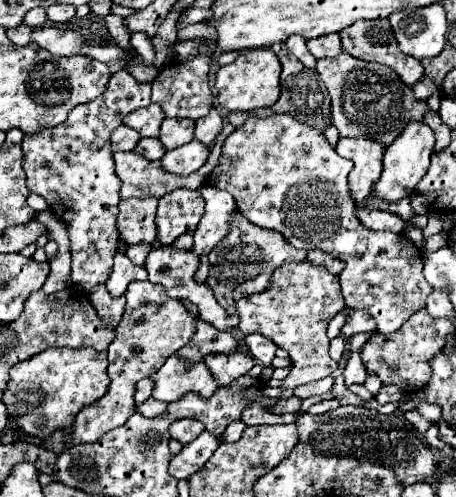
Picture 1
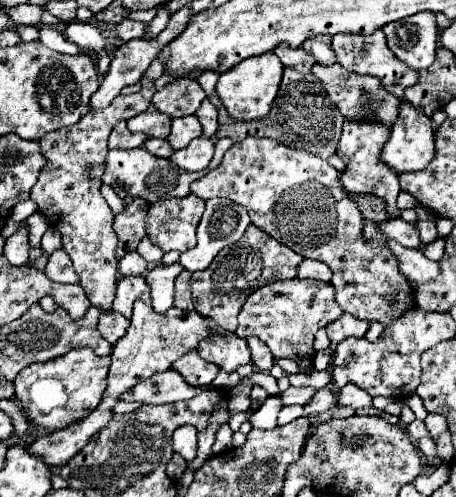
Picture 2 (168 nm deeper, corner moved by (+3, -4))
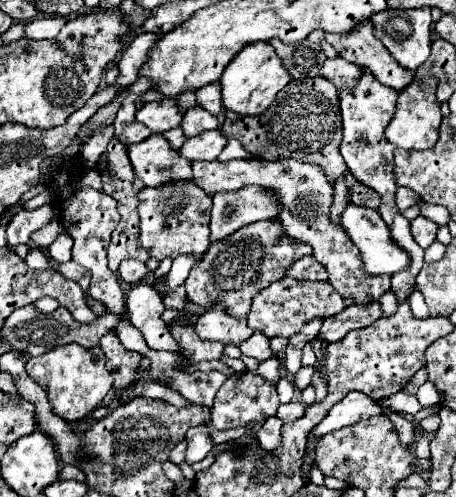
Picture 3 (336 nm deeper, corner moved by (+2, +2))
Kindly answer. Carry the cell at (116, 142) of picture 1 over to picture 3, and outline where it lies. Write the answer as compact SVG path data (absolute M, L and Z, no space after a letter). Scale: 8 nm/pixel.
M126 96L126 98L122 100L122 106L120 106L120 110L118 110L118 114L116 114L116 120L114 120L116 138L118 138L122 144L126 144L126 146L138 144L138 142L146 140L146 138L152 134L148 126L144 126L144 124L140 124L140 122L134 120L134 114L136 114L134 102L136 102L136 100L138 100L138 98Z

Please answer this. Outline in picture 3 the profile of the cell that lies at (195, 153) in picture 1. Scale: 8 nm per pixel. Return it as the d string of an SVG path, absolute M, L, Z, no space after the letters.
M208 130L194 138L188 138L180 148L180 154L190 162L216 160L226 144L228 144L228 138L222 134L222 130Z

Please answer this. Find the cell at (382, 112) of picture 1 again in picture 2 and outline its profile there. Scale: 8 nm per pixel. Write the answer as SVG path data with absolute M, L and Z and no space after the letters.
M315 64L311 68L311 72L323 82L329 98L341 110L345 120L351 120L351 122L377 122L377 124L385 124L385 126L393 126L393 122L397 120L397 114L401 110L401 100L395 94L389 94L385 90L385 86L381 86L379 78L349 72L341 64L331 64L331 66Z

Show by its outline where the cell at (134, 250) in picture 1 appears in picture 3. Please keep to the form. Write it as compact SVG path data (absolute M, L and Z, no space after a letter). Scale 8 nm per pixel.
M124 260L118 268L118 276L126 284L138 284L138 280L144 280L148 276L148 268L146 268L144 262Z

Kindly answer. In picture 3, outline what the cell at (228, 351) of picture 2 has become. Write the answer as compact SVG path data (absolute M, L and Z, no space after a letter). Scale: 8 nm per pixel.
M216 304L214 308L206 310L194 324L196 334L204 340L218 340L222 344L240 344L252 336L252 328L248 326L246 318L234 318L222 308L222 304Z

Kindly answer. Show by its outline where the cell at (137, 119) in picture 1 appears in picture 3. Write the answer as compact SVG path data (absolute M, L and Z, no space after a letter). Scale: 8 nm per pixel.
M174 100L148 102L136 112L136 120L148 126L154 134L162 134L170 128L180 126L182 116L184 116L184 110L178 108Z

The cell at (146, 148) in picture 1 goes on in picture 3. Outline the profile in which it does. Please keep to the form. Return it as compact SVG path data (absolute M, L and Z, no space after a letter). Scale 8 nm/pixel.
M178 126L178 128L174 128L174 130L164 132L164 136L166 136L166 140L170 142L170 146L172 146L172 148L176 148L176 150L180 150L180 146L186 142L186 136L184 136L184 132L182 132L182 128L180 128L180 126Z

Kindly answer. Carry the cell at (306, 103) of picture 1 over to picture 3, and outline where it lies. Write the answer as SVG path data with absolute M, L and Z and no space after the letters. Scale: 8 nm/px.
M318 76L314 80L304 82L290 82L276 98L276 102L262 114L262 116L238 116L234 112L224 110L224 124L222 132L230 138L236 138L242 142L242 146L260 160L284 160L294 158L298 162L316 164L326 174L328 182L334 186L334 182L346 172L346 164L340 156L340 140L342 140L342 116L340 116L340 104L338 104L338 90L334 84L330 84L326 78Z

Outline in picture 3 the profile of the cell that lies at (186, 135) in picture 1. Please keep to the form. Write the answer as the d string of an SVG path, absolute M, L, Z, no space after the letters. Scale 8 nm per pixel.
M194 106L190 110L186 110L186 116L182 118L182 130L188 138L198 136L206 130L216 130L220 126L220 120L216 116L212 116L210 112L206 112L202 106Z

